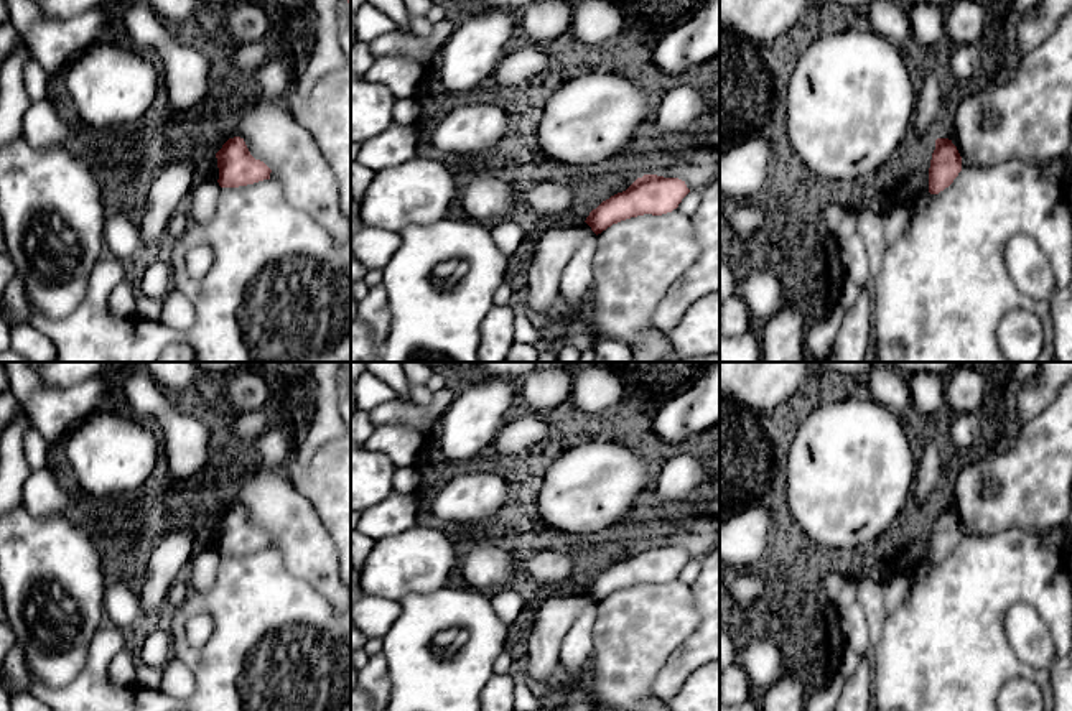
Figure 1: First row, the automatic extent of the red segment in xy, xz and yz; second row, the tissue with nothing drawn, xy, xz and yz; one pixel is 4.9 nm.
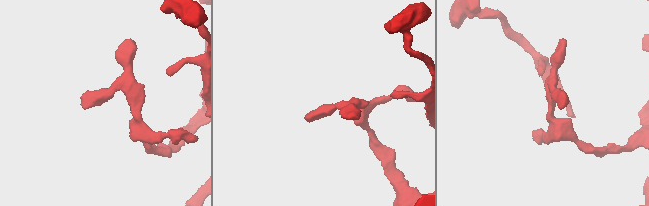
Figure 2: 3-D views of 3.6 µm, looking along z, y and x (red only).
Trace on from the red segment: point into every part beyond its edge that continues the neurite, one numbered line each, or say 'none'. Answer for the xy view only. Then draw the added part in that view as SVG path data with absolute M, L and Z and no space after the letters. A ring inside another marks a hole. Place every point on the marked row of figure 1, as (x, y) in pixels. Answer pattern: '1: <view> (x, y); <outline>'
none

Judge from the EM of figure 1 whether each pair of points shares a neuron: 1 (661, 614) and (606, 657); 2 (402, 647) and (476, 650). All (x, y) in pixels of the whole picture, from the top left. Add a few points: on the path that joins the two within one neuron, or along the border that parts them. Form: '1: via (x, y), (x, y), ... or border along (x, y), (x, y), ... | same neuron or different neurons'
1: via (647, 622), (619, 650) | same neuron
2: via (420, 665), (424, 669), (458, 669) | same neuron

